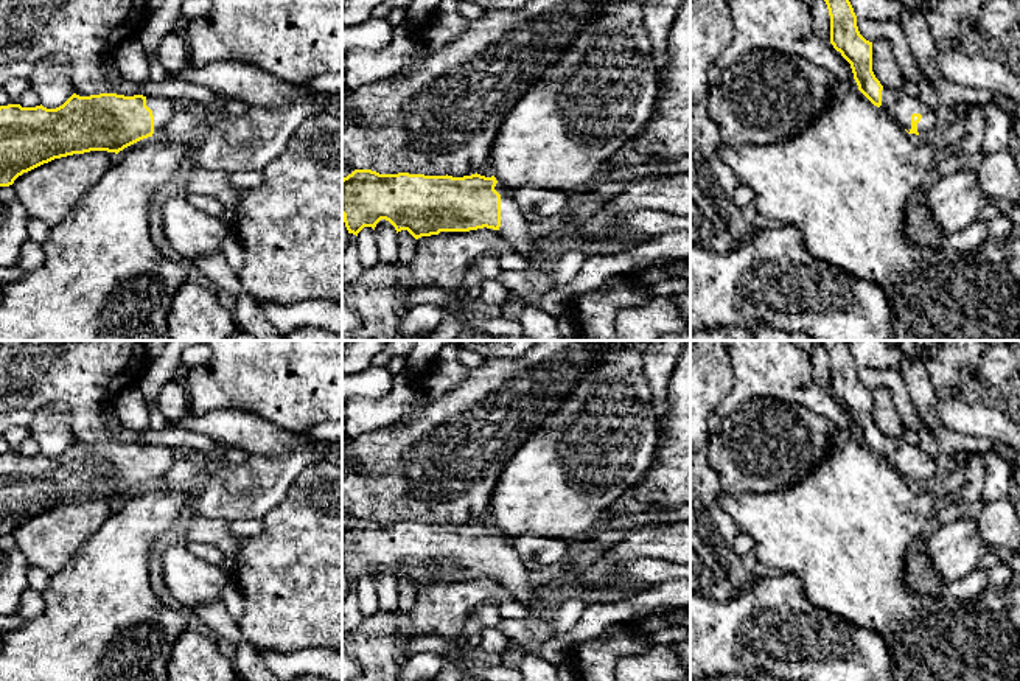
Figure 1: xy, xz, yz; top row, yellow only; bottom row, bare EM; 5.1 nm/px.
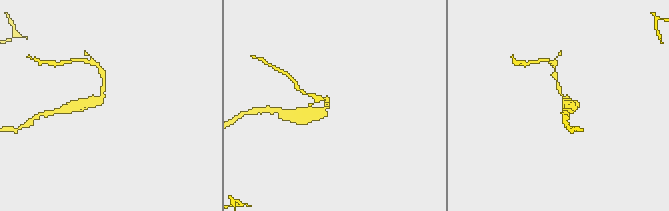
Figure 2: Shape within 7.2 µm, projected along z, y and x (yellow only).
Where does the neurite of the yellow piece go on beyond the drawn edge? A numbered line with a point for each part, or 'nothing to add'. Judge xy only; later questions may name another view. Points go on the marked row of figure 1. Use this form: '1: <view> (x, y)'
1: xy (162, 108)

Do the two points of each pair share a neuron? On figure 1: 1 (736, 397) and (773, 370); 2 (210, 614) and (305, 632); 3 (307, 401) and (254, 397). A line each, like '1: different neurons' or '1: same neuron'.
1: same neuron
2: different neurons
3: same neuron

